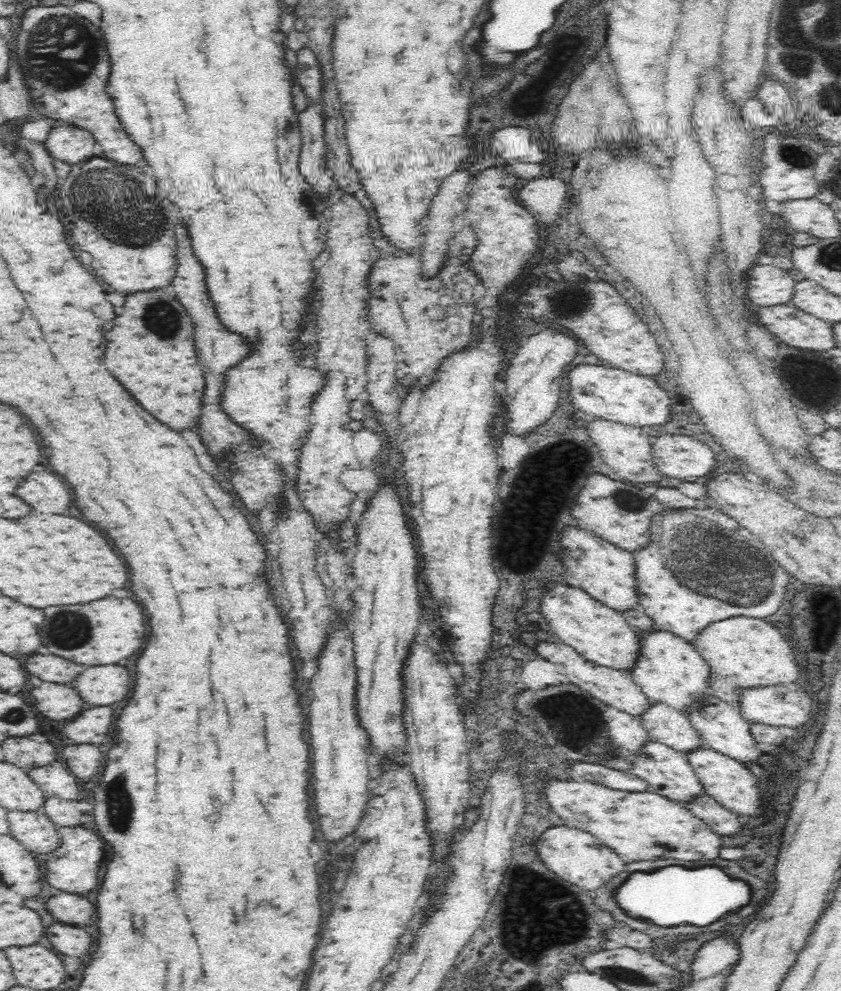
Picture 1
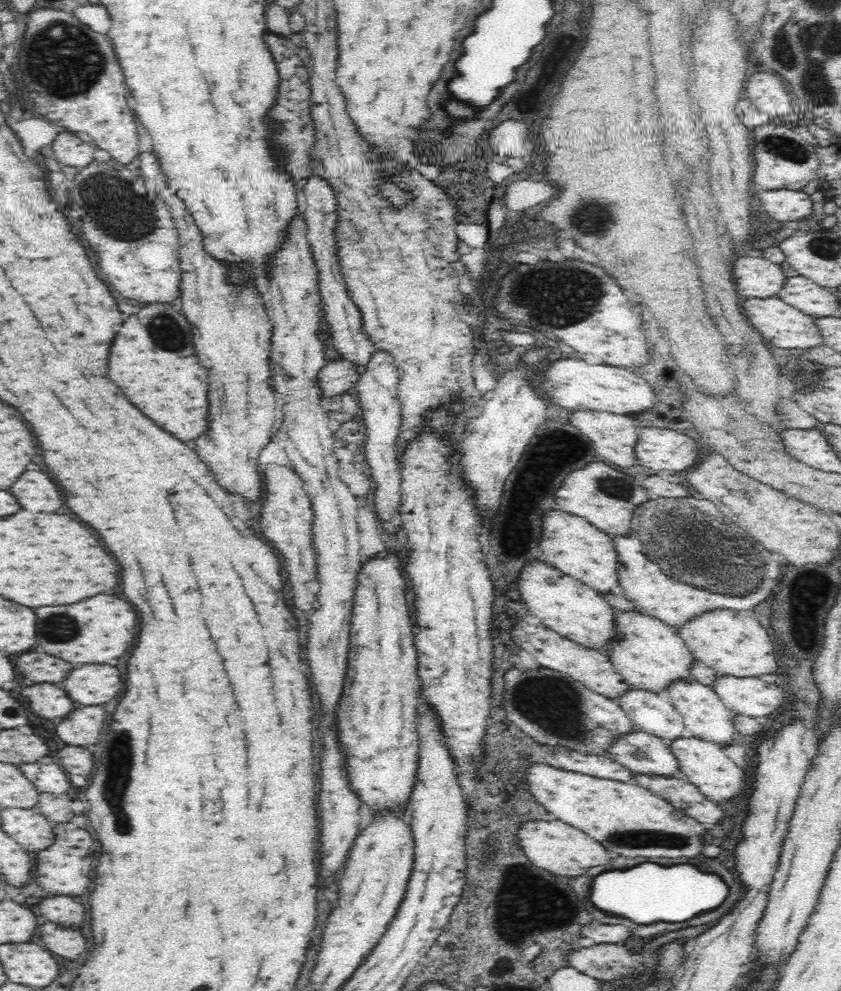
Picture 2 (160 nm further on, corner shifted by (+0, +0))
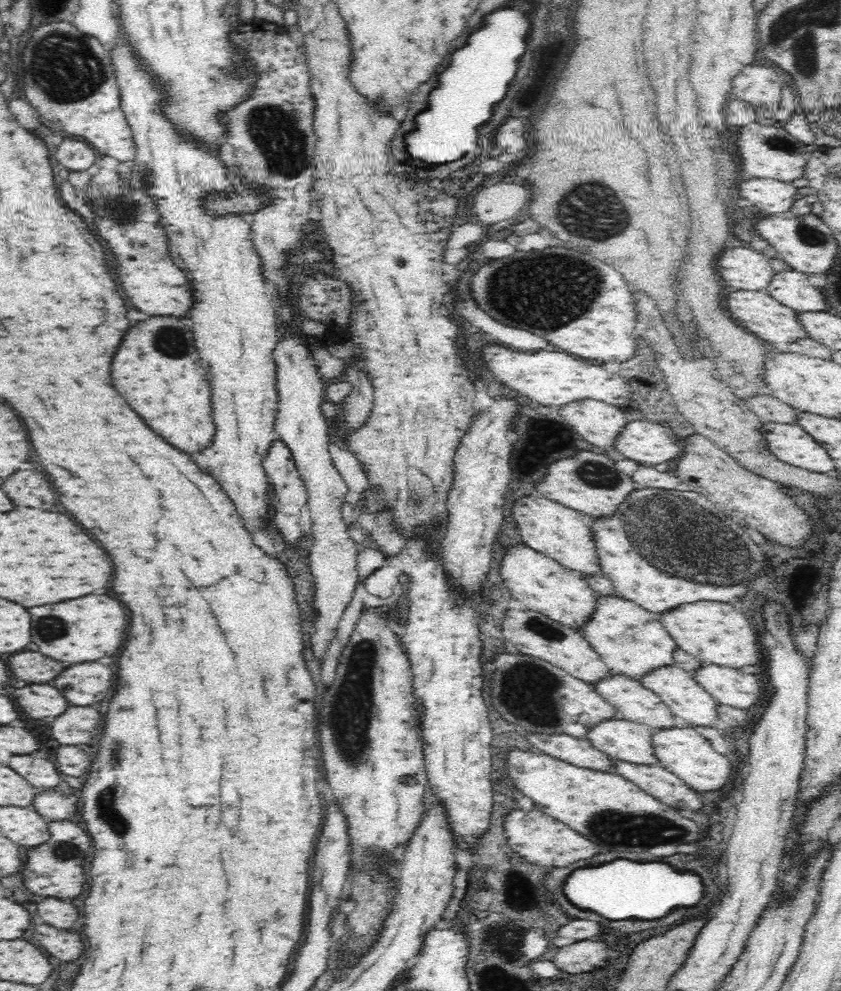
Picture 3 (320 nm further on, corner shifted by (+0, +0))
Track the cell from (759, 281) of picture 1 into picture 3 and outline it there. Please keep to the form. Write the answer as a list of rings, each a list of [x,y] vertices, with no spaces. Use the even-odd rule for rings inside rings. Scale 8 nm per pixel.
[[[744,247],[724,250],[716,264],[723,286],[737,291],[764,291],[778,273],[771,259]]]

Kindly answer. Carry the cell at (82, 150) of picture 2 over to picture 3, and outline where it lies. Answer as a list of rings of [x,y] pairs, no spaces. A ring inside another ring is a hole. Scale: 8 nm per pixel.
[[[63,138],[56,148],[58,163],[70,171],[86,171],[95,162],[94,148],[86,141]]]

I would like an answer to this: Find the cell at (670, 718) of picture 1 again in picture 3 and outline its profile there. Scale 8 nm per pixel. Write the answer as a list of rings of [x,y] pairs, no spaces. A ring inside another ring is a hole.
[[[613,673],[594,687],[614,706],[618,718],[622,720],[644,724],[654,731],[668,730],[680,724],[660,696],[638,680]]]

